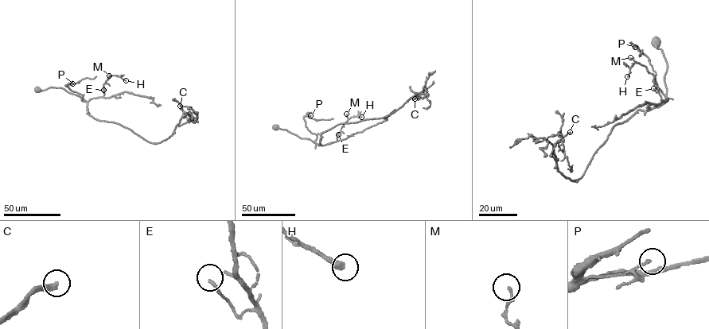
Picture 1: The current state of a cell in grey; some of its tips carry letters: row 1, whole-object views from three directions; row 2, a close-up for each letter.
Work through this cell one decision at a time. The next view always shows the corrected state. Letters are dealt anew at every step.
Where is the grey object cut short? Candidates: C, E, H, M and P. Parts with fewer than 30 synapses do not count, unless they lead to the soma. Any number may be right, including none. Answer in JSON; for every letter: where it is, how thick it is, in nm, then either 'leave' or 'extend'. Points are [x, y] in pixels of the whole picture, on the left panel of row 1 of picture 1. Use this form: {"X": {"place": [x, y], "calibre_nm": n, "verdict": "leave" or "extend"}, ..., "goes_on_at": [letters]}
{"C": {"place": [180, 106], "calibre_nm": 280, "verdict": "extend"}, "E": {"place": [103, 90], "calibre_nm": 150, "verdict": "leave"}, "H": {"place": [126, 80], "calibre_nm": 320, "verdict": "leave"}, "M": {"place": [109, 75], "calibre_nm": 150, "verdict": "leave"}, "P": {"place": [72, 83], "calibre_nm": 140, "verdict": "leave"}, "goes_on_at": ["C"]}

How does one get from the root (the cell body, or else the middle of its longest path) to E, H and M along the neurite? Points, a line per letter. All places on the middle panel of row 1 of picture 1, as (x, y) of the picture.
E: (275, 126), (323, 145), (336, 141), (338, 134)
H: (275, 126), (323, 145), (336, 141), (338, 133), (351, 117), (361, 117)
M: (275, 126), (323, 145), (336, 141), (338, 133), (348, 119), (346, 114)

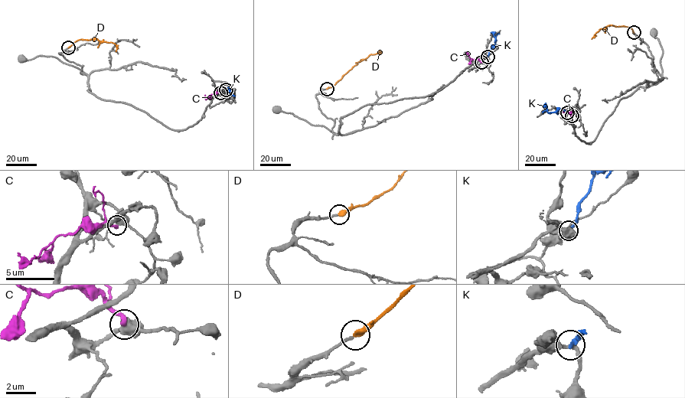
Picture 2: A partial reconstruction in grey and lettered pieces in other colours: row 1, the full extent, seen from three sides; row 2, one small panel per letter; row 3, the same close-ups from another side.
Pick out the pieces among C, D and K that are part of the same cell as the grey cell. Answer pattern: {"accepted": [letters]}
{"accepted": ["D"]}

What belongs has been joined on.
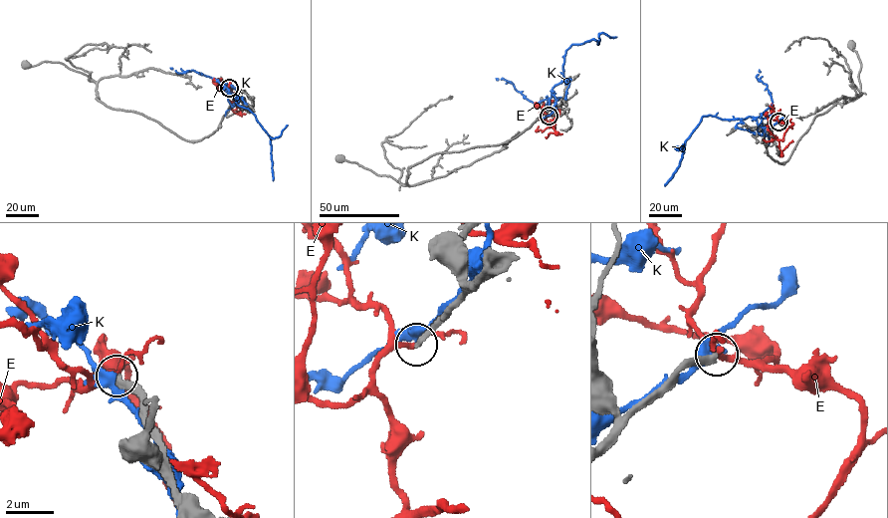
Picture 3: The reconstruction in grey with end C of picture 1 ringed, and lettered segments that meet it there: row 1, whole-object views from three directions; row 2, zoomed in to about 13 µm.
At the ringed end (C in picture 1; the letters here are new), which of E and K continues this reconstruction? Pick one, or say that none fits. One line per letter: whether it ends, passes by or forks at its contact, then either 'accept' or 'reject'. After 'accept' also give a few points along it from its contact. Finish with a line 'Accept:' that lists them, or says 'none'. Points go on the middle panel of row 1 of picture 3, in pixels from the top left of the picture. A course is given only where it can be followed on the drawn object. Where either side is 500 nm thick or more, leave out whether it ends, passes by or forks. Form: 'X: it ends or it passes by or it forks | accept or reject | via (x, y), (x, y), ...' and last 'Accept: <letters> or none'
E: it passes by | reject
K: it passes by | reject
Accept: none

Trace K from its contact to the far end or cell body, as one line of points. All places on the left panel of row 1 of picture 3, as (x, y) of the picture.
K: (229, 88), (234, 98), (229, 94), (238, 97), (237, 105), (252, 112), (270, 136), (273, 180)

